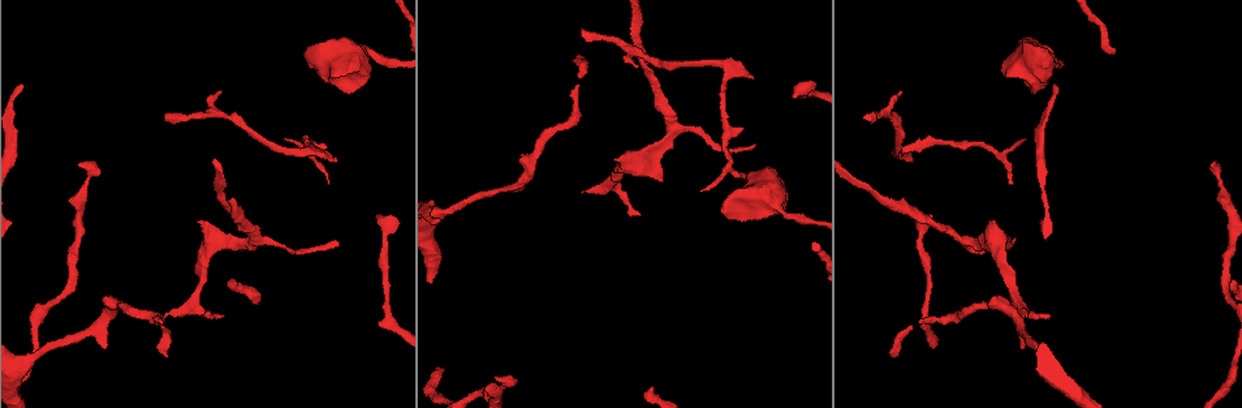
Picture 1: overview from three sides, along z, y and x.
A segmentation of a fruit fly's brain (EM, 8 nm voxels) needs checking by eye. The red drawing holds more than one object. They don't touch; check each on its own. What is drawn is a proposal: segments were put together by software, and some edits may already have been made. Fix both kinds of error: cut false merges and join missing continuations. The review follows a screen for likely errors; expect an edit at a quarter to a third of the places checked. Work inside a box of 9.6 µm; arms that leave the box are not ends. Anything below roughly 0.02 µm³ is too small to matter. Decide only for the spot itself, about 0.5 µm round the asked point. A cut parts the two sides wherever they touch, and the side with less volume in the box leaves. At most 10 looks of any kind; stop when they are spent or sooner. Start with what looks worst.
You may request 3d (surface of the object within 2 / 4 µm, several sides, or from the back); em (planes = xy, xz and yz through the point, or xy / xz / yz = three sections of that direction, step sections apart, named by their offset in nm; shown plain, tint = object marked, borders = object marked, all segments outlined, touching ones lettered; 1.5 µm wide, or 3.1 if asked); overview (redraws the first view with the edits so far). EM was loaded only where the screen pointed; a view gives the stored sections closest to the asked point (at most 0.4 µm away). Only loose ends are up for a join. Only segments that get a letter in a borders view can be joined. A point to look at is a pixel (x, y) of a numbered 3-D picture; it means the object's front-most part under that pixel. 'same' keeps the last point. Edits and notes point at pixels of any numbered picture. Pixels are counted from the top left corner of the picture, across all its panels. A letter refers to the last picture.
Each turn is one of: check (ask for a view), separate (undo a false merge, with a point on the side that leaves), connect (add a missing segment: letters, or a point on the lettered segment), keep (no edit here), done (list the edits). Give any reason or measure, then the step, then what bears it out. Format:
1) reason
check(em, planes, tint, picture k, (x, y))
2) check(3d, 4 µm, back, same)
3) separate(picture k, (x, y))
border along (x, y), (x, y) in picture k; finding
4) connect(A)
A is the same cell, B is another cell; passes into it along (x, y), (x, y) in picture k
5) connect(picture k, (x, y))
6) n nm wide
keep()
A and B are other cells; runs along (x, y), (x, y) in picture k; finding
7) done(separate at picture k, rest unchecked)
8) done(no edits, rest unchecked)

free end
check(3d, 4 µm, back, picture 1, (327, 182))

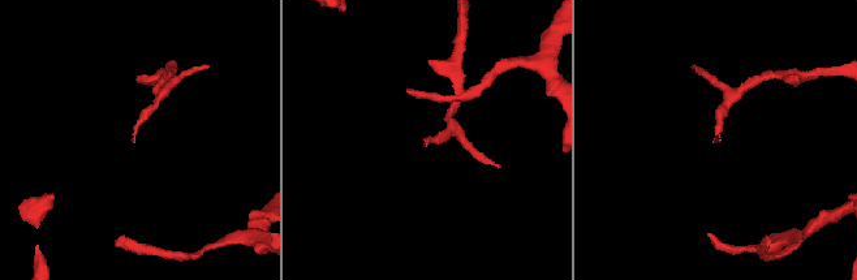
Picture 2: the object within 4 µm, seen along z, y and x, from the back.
now the EM
check(em, planes, plain, picture 2, (426, 146))

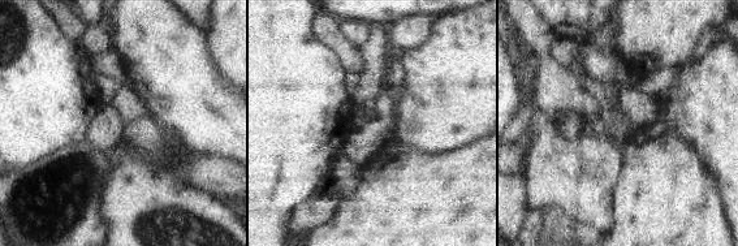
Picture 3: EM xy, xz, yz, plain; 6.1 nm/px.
what lies round it
check(em, planes, borders, same)

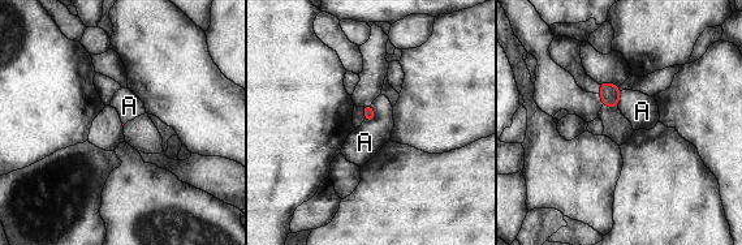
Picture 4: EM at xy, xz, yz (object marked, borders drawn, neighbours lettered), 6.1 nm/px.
keep()
A is another cell; border along (370, 106), (374, 117), (367, 121) in picture 4; no lettered segment goes on from it

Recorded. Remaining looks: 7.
thin end
check(3d, 4 µm, picture 1, (912, 162))

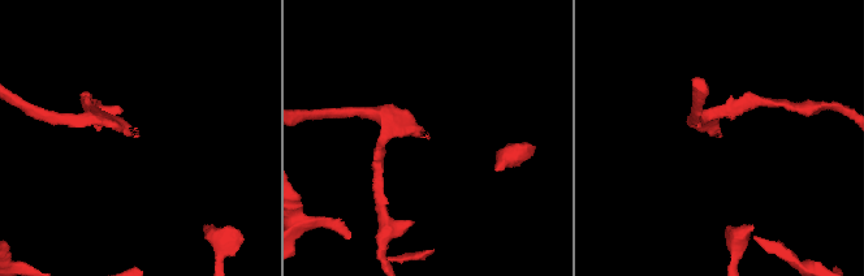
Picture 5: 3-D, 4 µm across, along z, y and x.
check(em, planes, borders, picture 5, (721, 137))

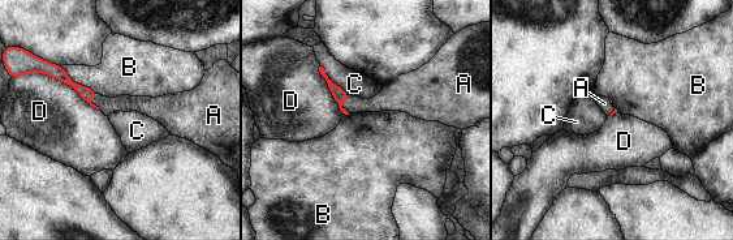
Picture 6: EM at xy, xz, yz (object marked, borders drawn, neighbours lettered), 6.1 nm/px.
connect(A)
A is the same cell, B, C and D are other cells; passes into it along (86, 93), (91, 103), (125, 103) in picture 6; the neuron continues

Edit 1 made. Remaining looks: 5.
check(overview)

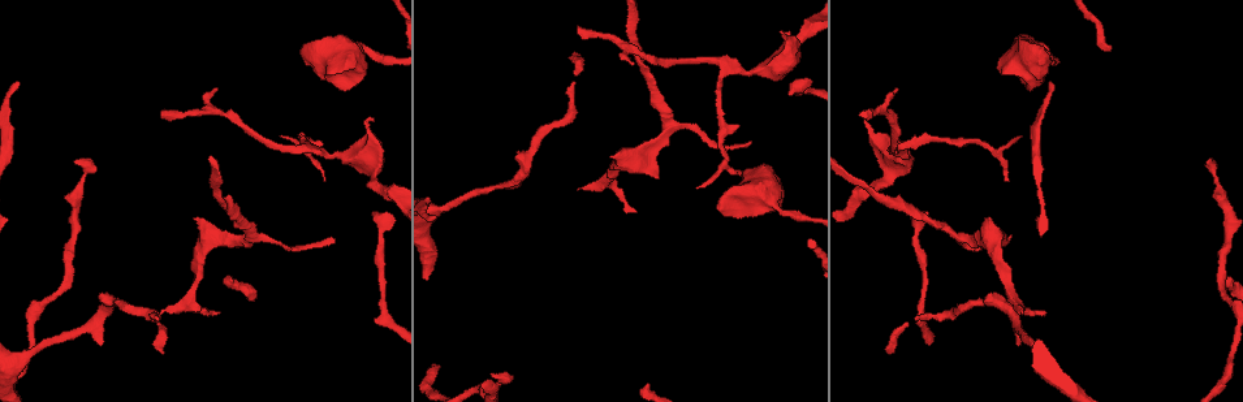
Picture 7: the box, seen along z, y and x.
thin end
check(3d, 4 µm, back, picture 7, (1046, 312))

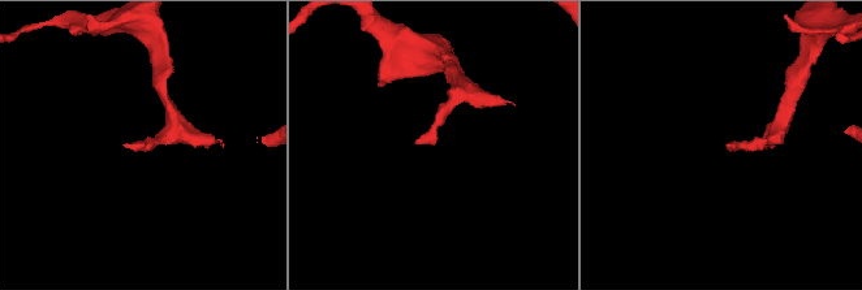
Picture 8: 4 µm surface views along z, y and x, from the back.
need the tissue
check(em, planes, borders, picture 8, (127, 144))

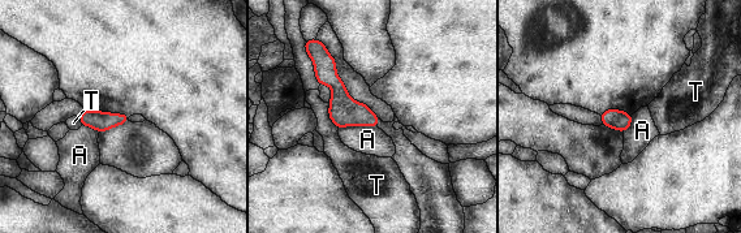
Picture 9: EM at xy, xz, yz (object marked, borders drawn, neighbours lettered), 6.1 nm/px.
keep()
A and T are other cells; none of them fits

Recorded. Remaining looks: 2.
calibre changes
check(em, planes, borders, picture 7, (778, 211))

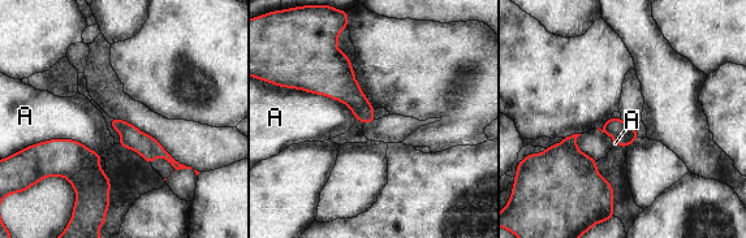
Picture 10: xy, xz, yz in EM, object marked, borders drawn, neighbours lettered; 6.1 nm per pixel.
keep()
A is another cell; all the same neuron

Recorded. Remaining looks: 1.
done(connect at picture 6, rest unchecked)

